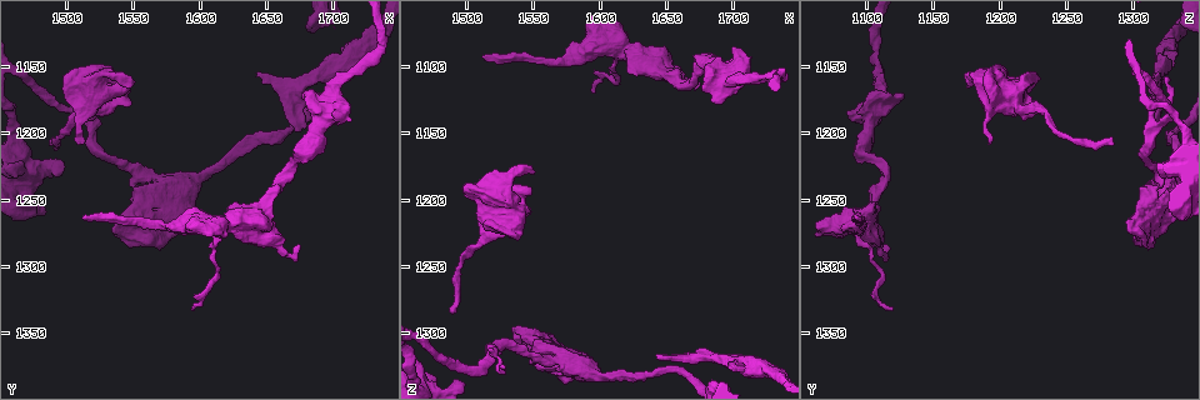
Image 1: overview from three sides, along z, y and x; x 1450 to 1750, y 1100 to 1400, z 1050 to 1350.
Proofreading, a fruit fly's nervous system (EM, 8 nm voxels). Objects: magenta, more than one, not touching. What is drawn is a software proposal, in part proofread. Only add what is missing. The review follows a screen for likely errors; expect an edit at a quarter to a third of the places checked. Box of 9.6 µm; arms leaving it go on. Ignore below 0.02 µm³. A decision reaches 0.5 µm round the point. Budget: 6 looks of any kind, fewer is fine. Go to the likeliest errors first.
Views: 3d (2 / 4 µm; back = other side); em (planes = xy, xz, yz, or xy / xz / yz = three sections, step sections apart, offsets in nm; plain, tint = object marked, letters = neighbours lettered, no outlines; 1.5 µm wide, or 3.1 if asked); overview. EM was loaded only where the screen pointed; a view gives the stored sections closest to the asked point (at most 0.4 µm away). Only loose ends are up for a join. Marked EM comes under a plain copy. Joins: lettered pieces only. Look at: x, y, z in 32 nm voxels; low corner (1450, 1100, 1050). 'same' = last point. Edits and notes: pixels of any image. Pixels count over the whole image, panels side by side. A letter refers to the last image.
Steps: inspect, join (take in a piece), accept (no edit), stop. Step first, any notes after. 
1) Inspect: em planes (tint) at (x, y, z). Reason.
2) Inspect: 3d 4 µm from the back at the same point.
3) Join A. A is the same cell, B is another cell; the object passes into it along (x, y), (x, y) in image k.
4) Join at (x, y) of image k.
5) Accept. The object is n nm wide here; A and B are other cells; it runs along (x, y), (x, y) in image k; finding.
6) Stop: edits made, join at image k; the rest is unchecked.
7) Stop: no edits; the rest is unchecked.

Inspect: 3d 4 µm at (1512, 1262, 1090). End of a long branch.

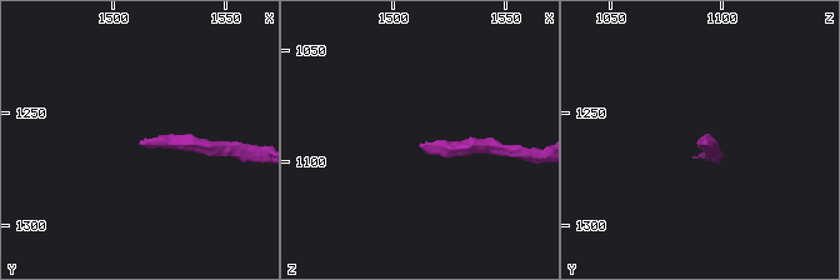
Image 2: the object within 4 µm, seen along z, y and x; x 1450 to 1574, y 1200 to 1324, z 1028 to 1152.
Inspect: em planes (tint) at (1512, 1263, 1091).

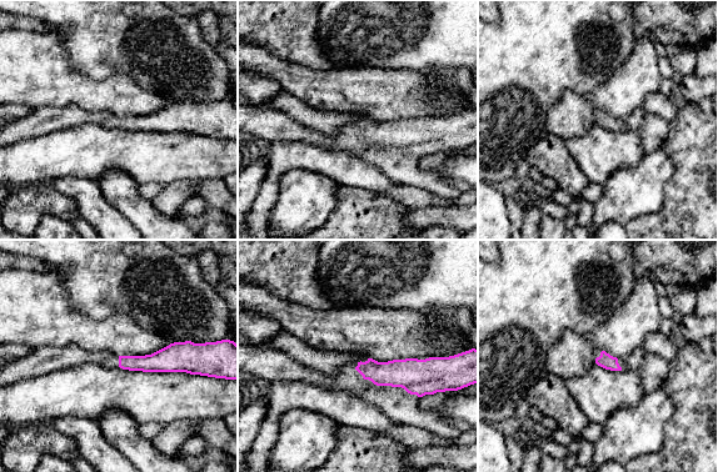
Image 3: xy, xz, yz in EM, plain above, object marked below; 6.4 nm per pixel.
Inspect: em planes (letters) at the same point. See the neighbours.

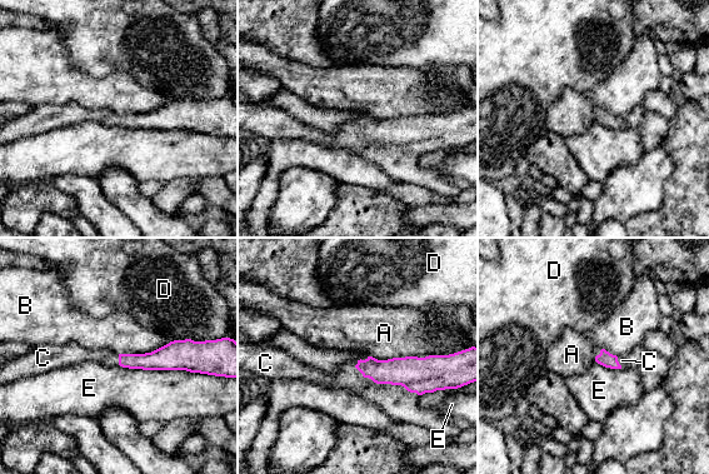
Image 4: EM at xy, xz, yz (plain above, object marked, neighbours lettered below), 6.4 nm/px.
Join C. C is the same cell, A, B, D and E are other cells; the object passes into it along (420, 375), (387, 383), (402, 405) in image 4; the neuron continues.

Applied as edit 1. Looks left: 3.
Inspect: overview.

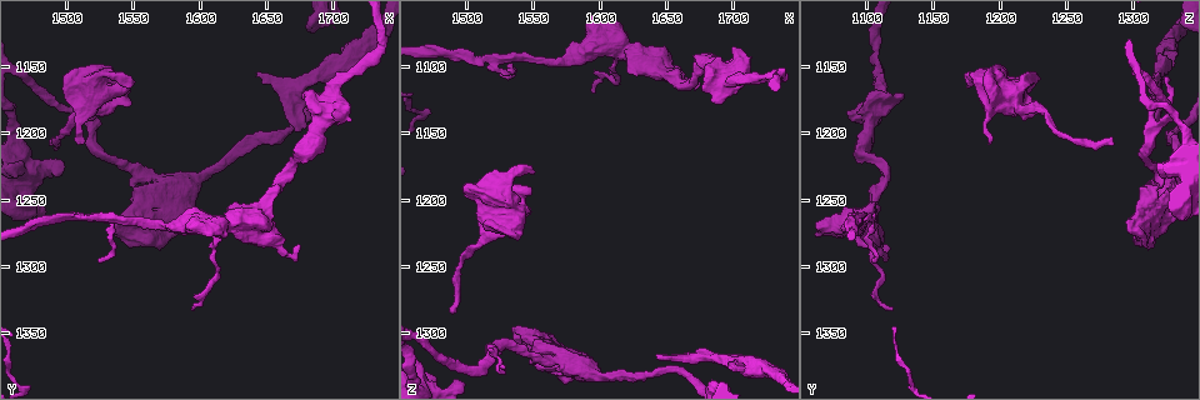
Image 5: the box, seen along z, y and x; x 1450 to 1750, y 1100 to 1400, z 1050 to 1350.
Inspect: 3d 4 µm from the back at (1514, 1206, 1194). An open end.

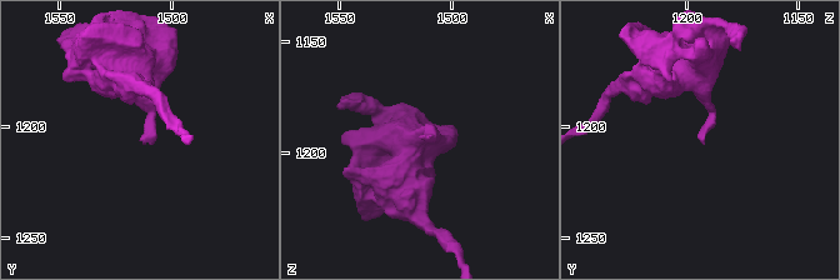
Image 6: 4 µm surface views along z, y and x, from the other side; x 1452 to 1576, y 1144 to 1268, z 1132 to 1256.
Inspect: em planes (letters) at (1513, 1206, 1194).

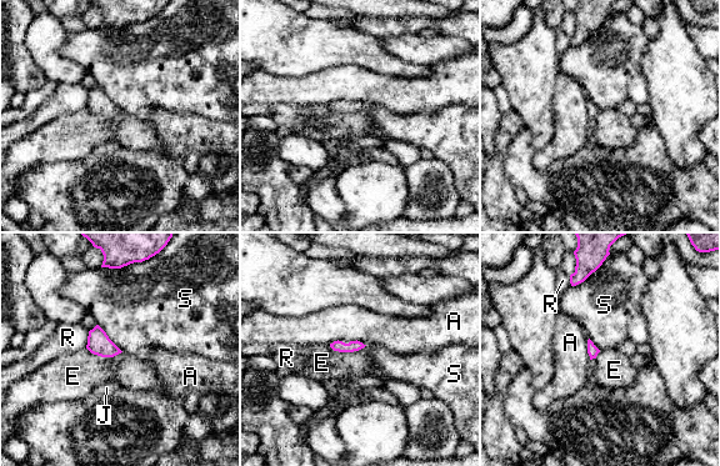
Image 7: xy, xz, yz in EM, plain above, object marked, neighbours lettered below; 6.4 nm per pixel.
Join J. The longest contact is with E, 240 nm; J is the same cell, A, E, R and S are other cells; the object passes into it along (593, 351), (591, 359), (591, 380) in image 7; it goes on there.

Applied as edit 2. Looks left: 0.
Stop: edits made, join at image 4, join at image 7; the rest is unchecked.

